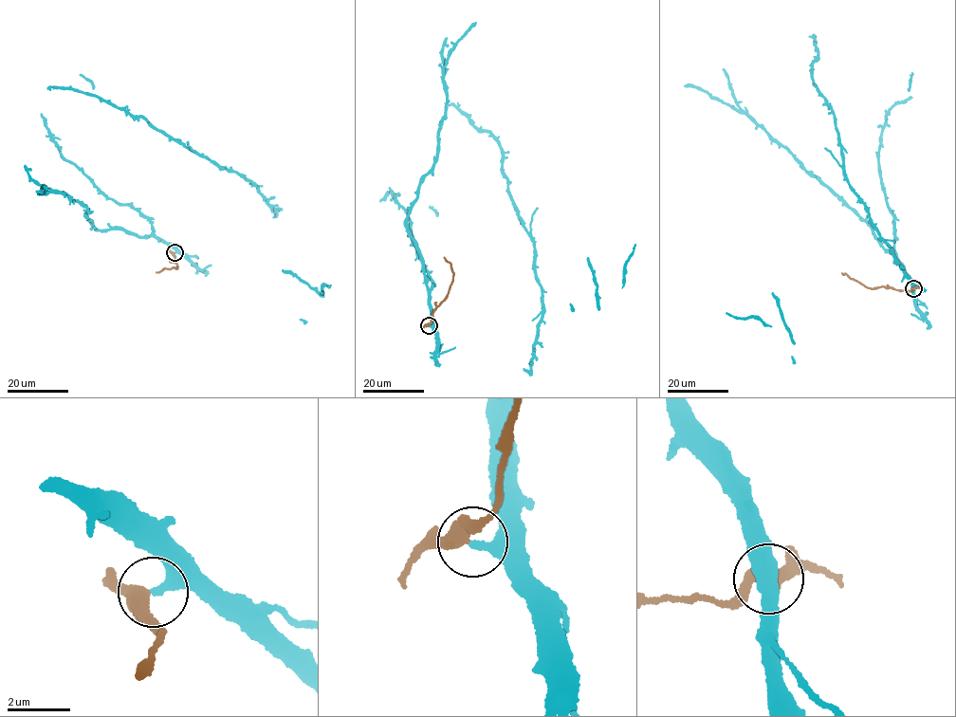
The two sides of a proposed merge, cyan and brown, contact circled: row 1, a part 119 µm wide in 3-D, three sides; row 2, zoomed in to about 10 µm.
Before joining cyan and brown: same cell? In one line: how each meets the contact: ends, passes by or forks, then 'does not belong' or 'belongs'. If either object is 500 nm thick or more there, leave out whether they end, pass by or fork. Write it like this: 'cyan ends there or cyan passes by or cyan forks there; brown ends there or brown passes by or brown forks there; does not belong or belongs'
cyan ends there; brown passes by; does not belong

